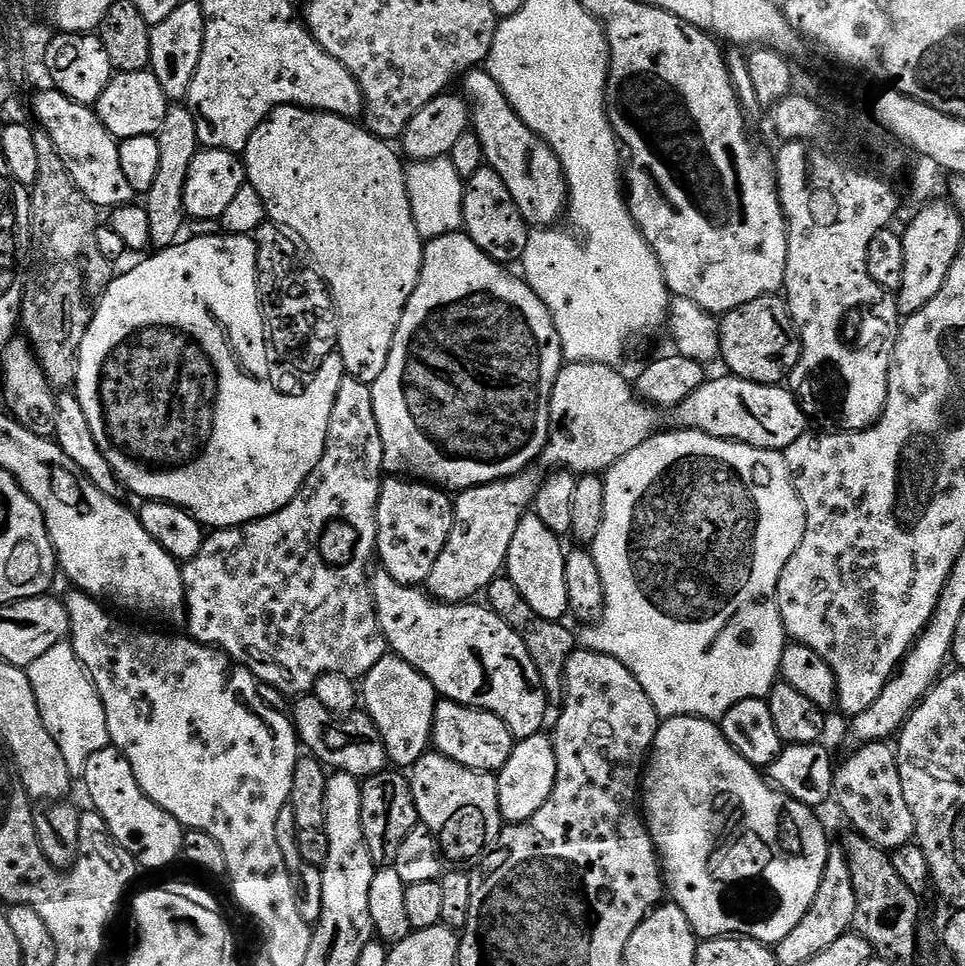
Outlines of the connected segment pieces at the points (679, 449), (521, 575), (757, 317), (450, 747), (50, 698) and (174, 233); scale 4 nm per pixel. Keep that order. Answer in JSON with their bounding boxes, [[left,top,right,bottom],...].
[[587,430,804,722],[506,514,569,621],[719,295,802,385],[432,699,514,773],[26,642,110,778],[142,106,201,250]]

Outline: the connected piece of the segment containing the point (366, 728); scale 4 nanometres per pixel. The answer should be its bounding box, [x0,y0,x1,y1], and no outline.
[290,694,389,778]

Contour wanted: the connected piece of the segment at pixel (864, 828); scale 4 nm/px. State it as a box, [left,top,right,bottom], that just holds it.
[834,742,916,850]

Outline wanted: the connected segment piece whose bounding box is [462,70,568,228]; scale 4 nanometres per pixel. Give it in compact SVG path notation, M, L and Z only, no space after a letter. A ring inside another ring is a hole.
M473 70L463 77L463 95L470 105L470 124L476 137L482 142L487 167L495 170L498 178L506 182L506 190L514 197L514 202L522 211L529 227L553 227L560 216L564 216L568 203L568 180L564 177L564 167L554 154L554 150L522 118L518 118L508 104L506 94L490 78L486 70Z

